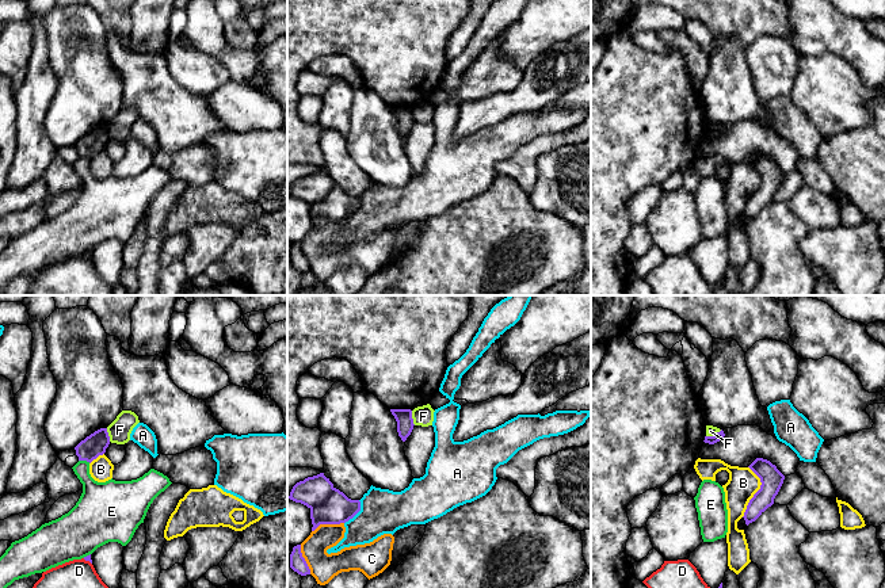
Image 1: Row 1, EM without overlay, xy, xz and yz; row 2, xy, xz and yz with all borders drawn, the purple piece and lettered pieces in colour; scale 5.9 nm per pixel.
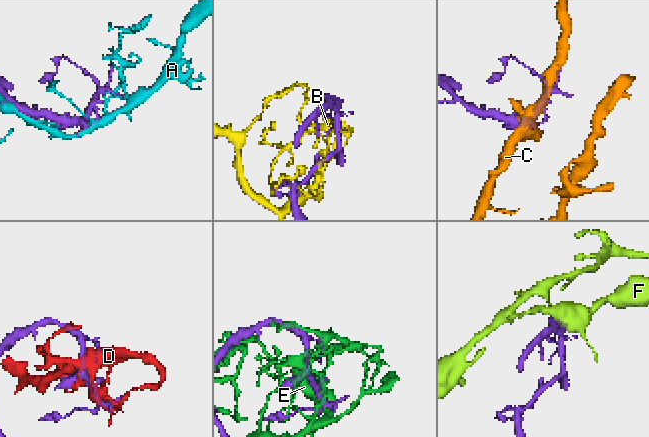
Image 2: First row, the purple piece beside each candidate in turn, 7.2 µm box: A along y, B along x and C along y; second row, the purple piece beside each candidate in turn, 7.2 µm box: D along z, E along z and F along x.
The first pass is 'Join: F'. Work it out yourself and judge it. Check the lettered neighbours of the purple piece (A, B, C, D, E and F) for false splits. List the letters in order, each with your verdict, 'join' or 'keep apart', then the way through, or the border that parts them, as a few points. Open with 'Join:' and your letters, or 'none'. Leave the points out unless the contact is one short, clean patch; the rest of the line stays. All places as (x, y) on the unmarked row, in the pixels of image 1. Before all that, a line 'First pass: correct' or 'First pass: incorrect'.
First pass: incorrect
Join: none
A: keep apart
B: keep apart
C: keep apart
D: keep apart
E: keep apart
F: keep apart

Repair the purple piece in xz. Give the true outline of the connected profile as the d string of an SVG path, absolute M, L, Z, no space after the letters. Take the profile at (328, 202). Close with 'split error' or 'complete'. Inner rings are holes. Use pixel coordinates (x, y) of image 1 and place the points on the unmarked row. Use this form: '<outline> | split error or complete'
M324 169L297 179L289 195L310 206L312 228L320 221L346 219L361 207L361 198L336 186Z | complete

